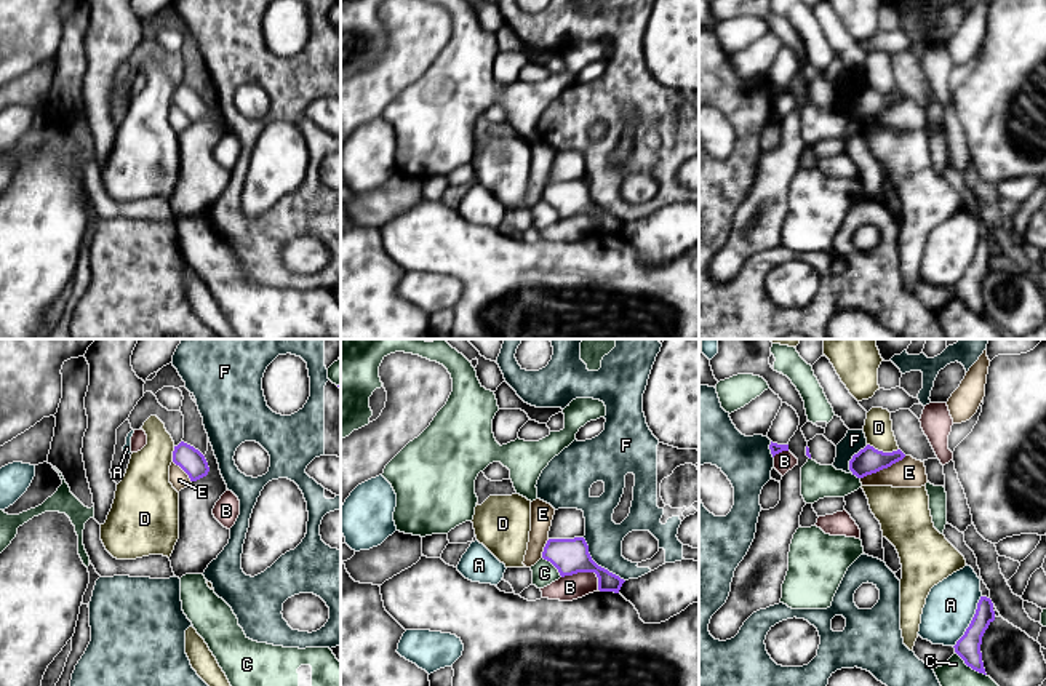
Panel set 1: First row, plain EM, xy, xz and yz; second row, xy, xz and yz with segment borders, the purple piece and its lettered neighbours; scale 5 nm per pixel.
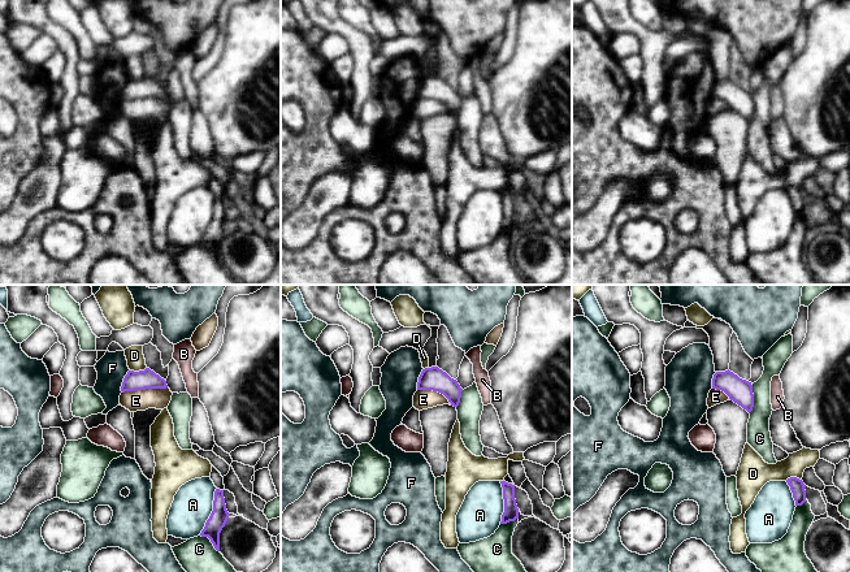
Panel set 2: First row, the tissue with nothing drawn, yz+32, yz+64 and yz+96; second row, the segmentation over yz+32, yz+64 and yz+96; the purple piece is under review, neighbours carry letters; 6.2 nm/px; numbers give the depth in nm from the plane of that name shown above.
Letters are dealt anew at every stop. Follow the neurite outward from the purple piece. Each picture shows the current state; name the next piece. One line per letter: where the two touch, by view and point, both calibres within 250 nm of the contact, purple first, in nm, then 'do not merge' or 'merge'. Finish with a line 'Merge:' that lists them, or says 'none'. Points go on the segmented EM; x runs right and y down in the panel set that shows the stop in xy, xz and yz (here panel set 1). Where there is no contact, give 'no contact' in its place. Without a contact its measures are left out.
A: contact yz (971, 621); calibres 120 and 260 nm; do not merge
B: contact xz (586, 571); calibres 180 and 130 nm; do not merge
C: contact yz (970, 666); calibres 120 and 140 nm; do not merge
D: contact yz (882, 451); calibres 140 and 140 nm; do not merge
E: contact yz (883, 467); calibres 140 and 150 nm; do not merge
F: contact xz (597, 565); calibres 180 and 180 nm; do not merge
Merge: none

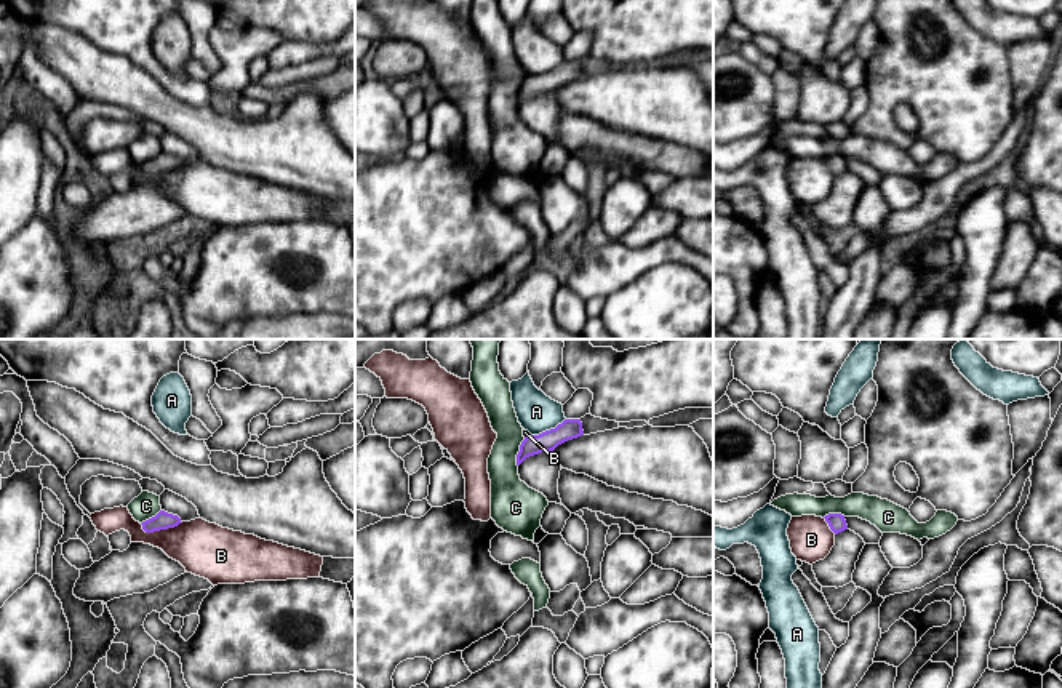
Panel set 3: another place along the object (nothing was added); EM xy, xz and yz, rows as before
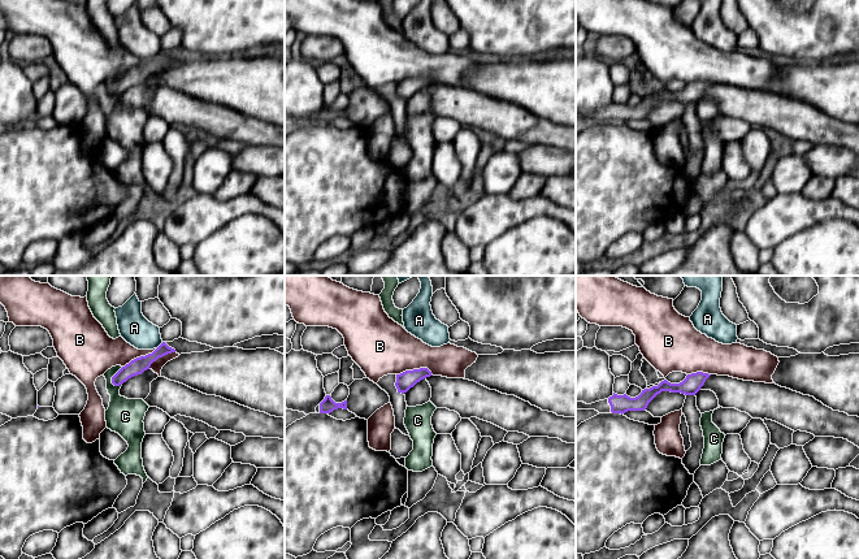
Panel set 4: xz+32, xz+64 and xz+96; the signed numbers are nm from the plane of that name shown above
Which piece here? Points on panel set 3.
A: contact xz (547, 431); calibres 100 and 200 nm; do not merge
B: contact xy (160, 528); calibres 90 and 280 nm; do not merge
C: contact xz (519, 452); calibres 100 and 220 nm; do not merge
Merge: none

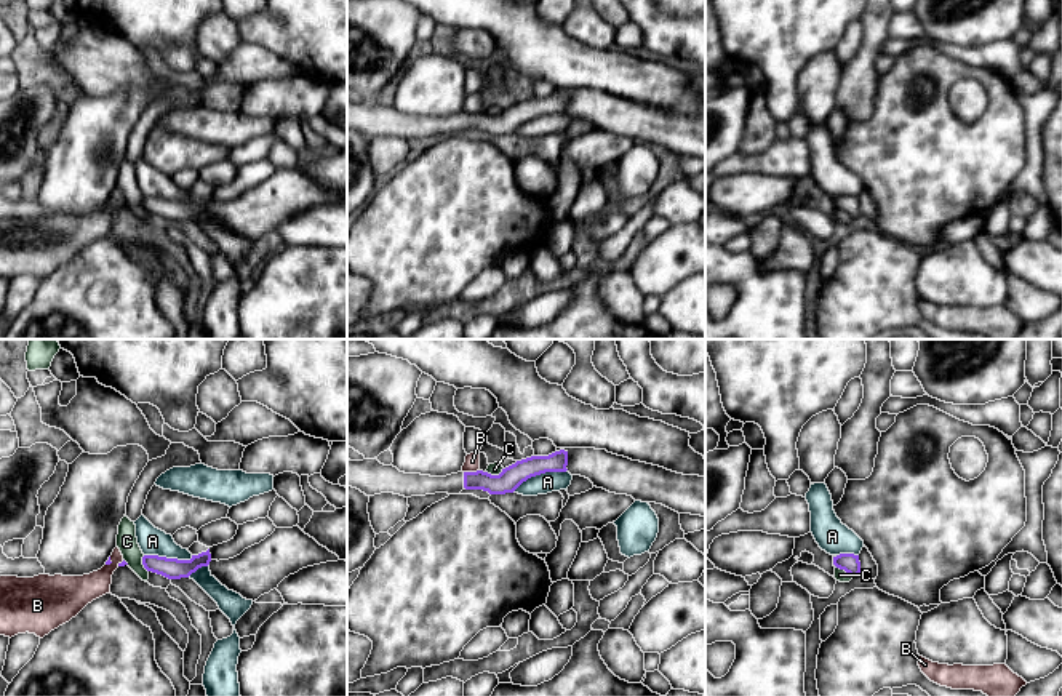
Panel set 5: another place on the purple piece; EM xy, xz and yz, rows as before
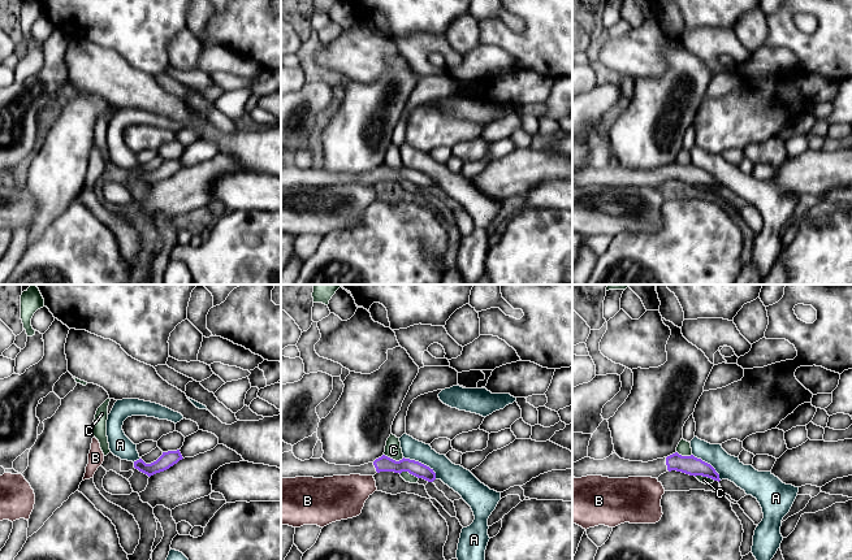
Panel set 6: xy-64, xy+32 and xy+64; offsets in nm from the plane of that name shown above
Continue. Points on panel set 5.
A: contact xz (539, 474); calibres 120 and 100 nm; do not merge
B: contact xz (471, 472); calibres 120 and 80 nm; do not merge
C: contact yz (843, 568); calibres 90 and 60 nm; do not merge
Merge: none

